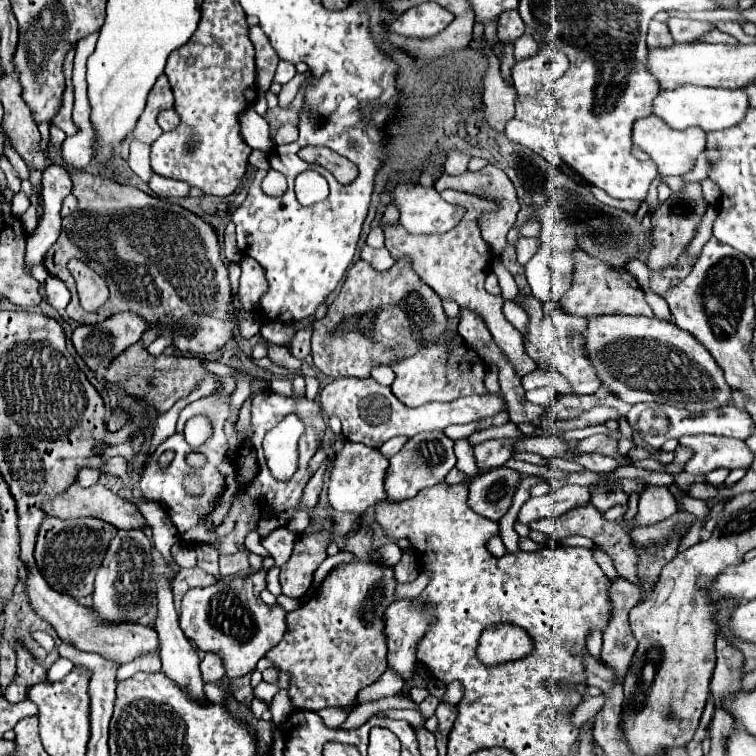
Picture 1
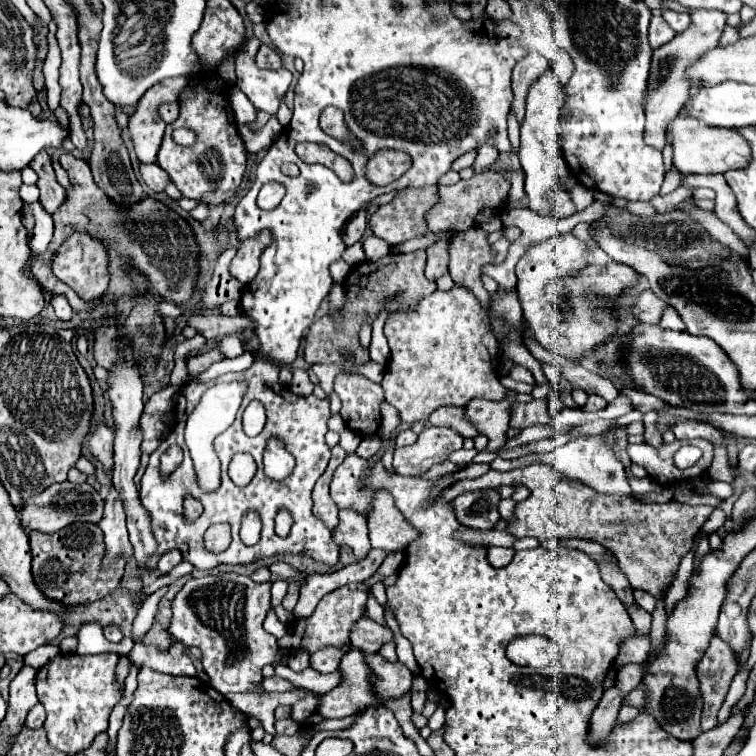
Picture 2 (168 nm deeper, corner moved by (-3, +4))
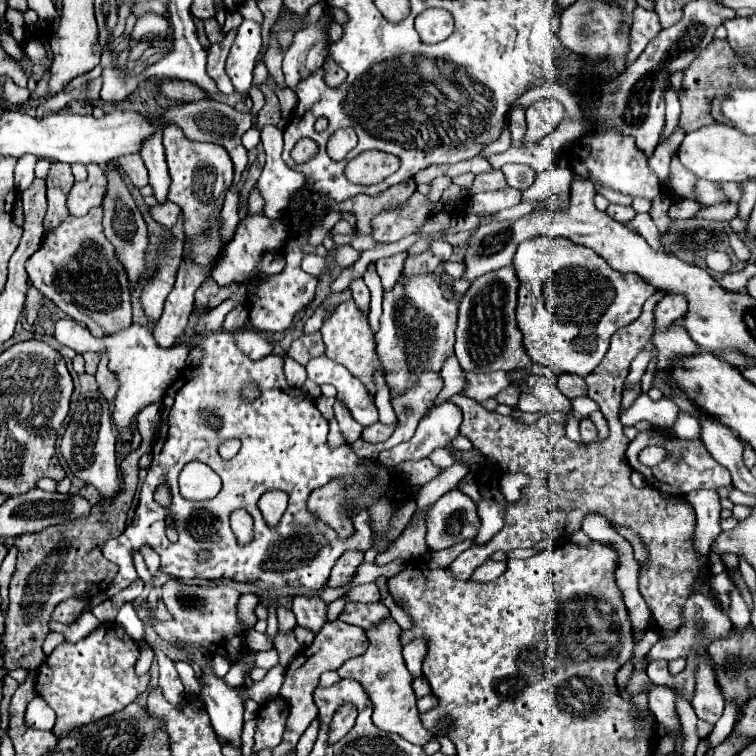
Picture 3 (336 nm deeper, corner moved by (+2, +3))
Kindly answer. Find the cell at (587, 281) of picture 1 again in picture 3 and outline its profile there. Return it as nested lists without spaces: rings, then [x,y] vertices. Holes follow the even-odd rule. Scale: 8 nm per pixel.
[[[667,294],[655,308],[655,326],[667,328],[687,314],[687,298],[681,294]]]

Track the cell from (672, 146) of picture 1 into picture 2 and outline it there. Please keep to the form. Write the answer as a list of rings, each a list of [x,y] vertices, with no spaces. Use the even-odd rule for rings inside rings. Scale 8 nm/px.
[[[676,117],[666,127],[666,139],[674,151],[674,167],[680,173],[724,173],[728,169],[746,167],[750,161],[750,147],[736,129],[722,129],[710,127],[706,123],[698,123],[698,119],[690,117]]]

